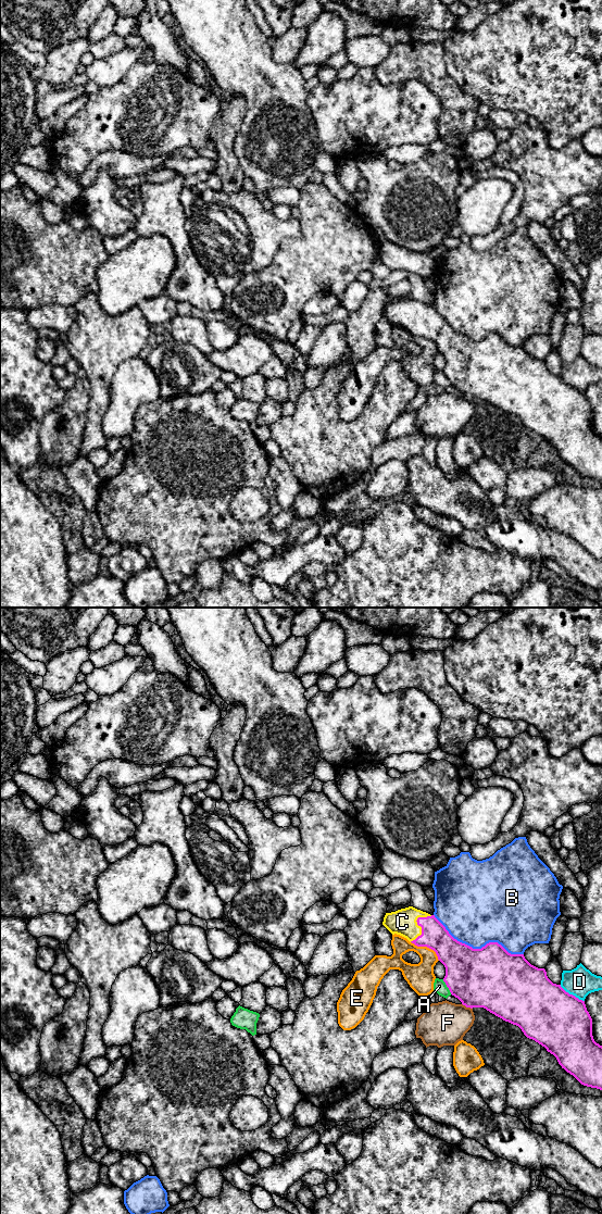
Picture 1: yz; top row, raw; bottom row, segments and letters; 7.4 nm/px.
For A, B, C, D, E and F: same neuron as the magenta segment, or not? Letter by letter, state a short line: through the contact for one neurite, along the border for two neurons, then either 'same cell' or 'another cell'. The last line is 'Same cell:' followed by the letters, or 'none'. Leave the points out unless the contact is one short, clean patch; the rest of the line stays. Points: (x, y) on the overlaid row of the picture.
A: another cell
B: another cell
C: same cell
D: another cell
E: another cell
F: another cell
Same cell: C

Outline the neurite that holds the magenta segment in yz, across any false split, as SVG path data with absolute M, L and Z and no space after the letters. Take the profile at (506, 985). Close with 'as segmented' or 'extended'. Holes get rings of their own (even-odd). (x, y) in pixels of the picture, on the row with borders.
M413 906L386 913L382 925L417 947L434 950L446 967L443 981L466 1008L484 1008L518 1026L524 1035L553 1054L581 1085L602 1090L602 1046L592 1036L592 1018L585 1001L553 984L544 968L531 965L524 954L511 954L498 942L473 949L454 939L435 917Z; extended

